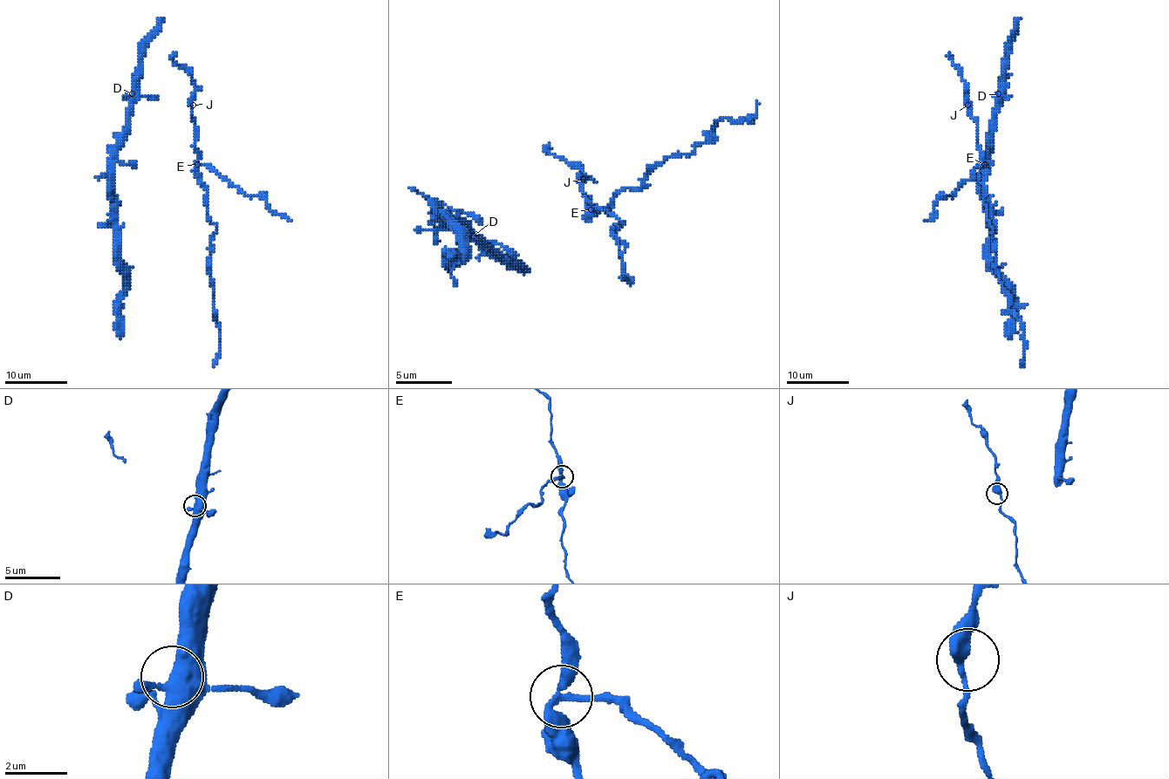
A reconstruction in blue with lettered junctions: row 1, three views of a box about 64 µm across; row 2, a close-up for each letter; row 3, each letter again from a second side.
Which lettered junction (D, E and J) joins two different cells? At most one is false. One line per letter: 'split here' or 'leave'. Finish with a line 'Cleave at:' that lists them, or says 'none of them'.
D: leave
E: split here
J: leave
Cleave at: E

